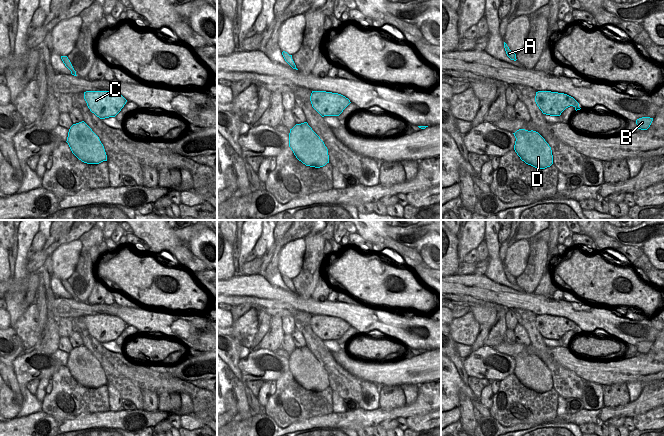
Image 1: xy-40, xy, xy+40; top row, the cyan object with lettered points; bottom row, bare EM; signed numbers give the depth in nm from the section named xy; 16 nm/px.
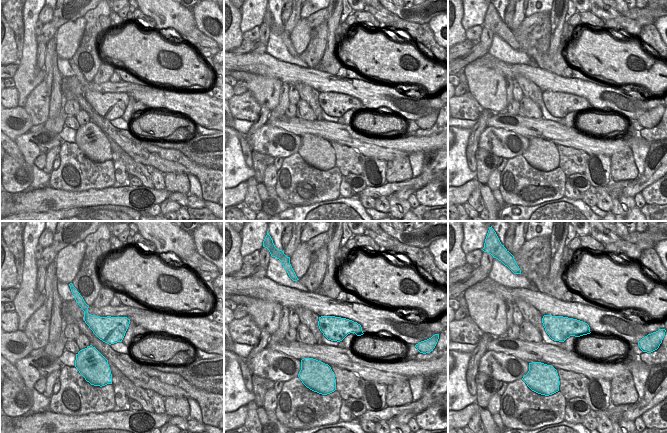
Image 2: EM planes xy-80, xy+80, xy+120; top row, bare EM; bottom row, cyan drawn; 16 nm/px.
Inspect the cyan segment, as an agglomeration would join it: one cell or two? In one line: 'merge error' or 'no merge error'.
no merge error

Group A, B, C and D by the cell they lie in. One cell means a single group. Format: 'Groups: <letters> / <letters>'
Groups: A B C D.

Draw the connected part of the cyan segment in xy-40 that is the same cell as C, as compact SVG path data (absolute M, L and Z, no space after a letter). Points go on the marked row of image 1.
M86 91L84 99L90 111L100 119L115 117L127 102L121 94L113 91Z

